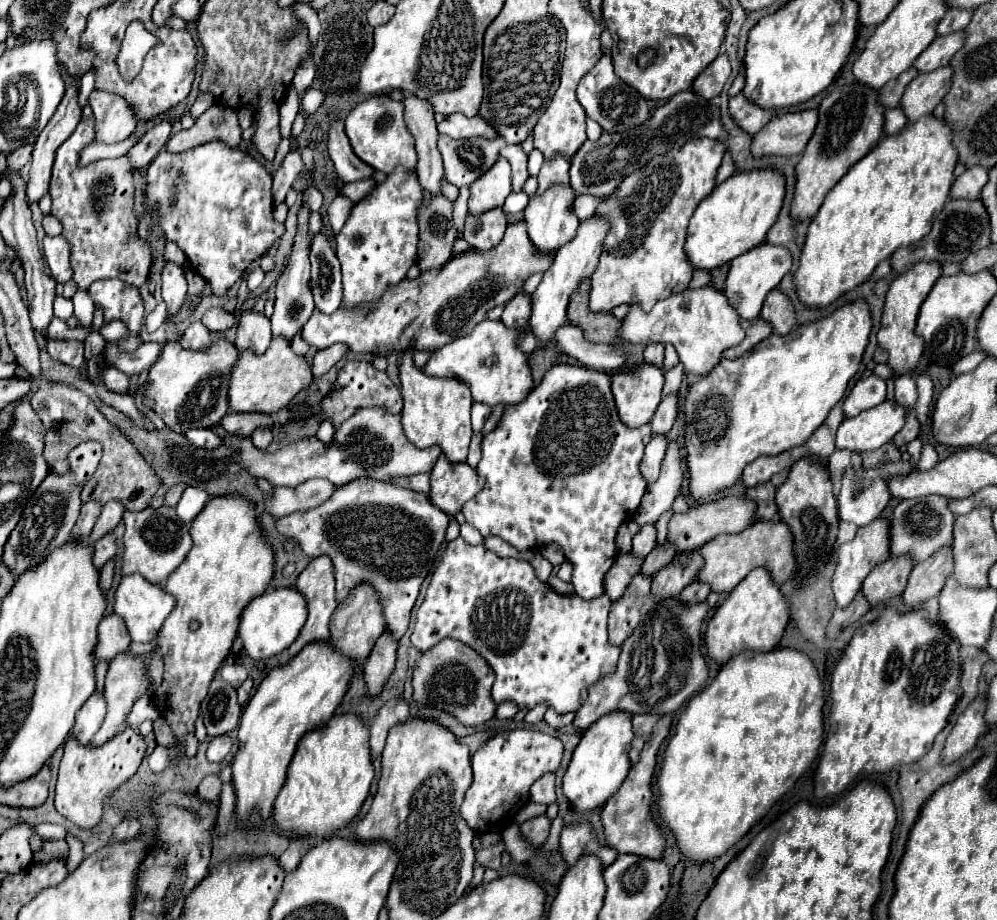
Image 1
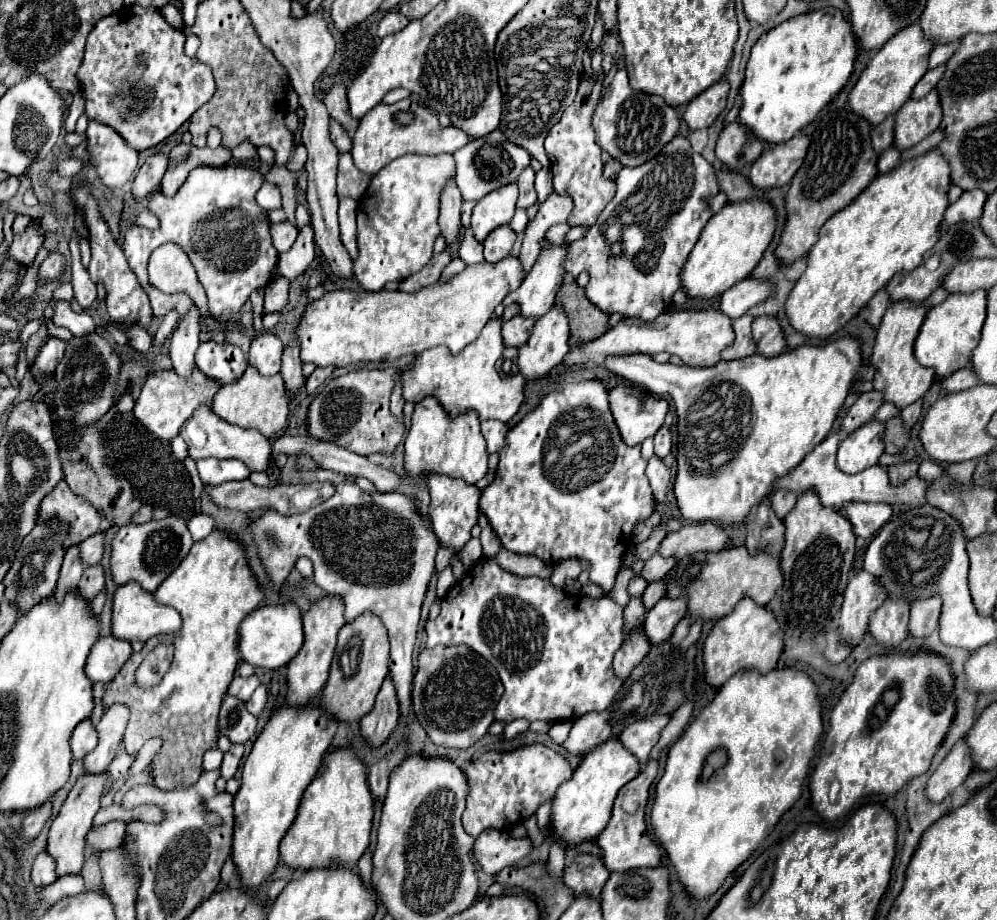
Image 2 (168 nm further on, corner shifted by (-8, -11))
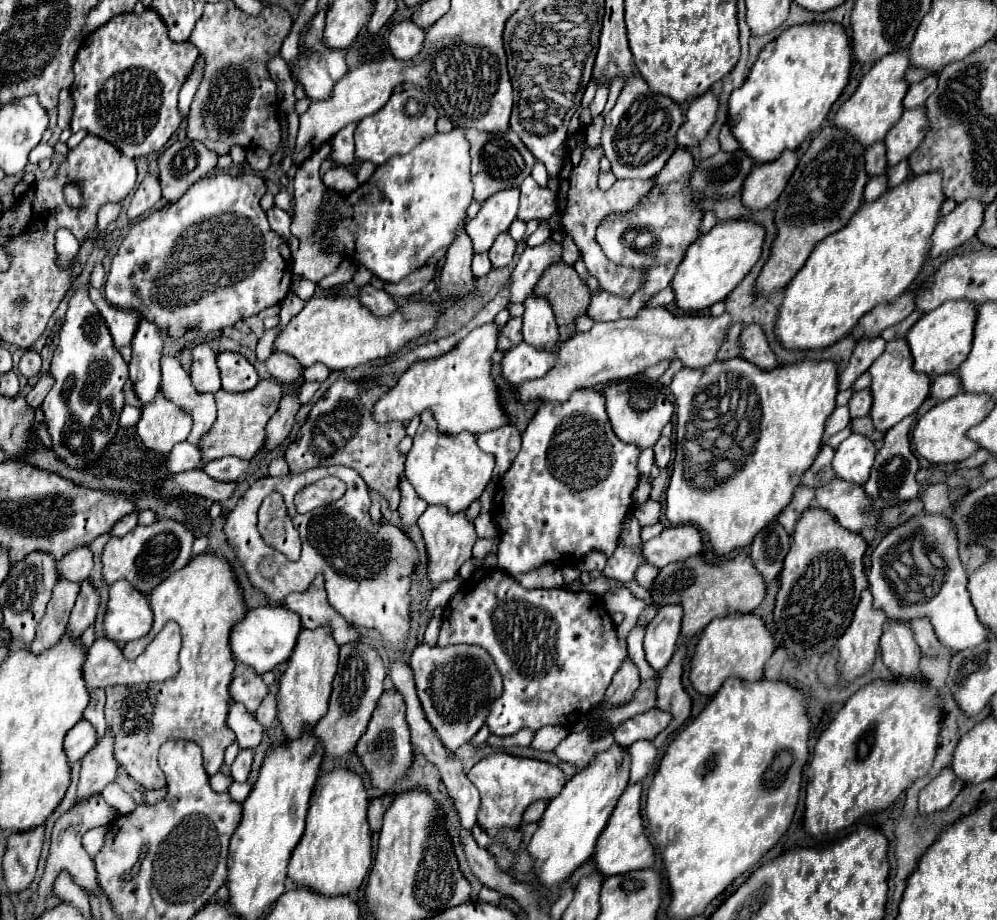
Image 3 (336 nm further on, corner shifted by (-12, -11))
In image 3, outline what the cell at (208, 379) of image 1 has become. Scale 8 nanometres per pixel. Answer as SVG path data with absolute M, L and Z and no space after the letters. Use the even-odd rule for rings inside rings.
M159 389L159 395L155 395L155 399L151 403L143 405L141 419L137 423L137 433L143 441L143 445L153 451L159 451L163 455L169 455L175 443L185 441L189 429L191 429L191 417L187 415L187 411L183 411L181 407L175 407L175 403L171 403L169 399L163 399L161 389Z

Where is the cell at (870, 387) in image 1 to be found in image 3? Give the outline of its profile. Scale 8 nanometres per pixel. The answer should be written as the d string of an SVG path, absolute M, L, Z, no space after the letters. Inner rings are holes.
M869 389L855 391L853 397L851 397L851 401L849 401L849 413L851 413L851 419L869 415L871 405L873 405L873 397L871 397L871 391L869 391Z

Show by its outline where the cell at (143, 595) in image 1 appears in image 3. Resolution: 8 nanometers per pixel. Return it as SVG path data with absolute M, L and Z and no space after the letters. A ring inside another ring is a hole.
M117 581L109 589L109 603L105 613L105 633L113 641L135 641L151 631L153 615L149 599L131 583Z

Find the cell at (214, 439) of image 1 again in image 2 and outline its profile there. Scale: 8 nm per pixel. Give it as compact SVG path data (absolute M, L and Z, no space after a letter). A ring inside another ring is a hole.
M199 459L197 469L201 481L205 483L223 483L231 479L247 479L251 475L249 467L239 459Z

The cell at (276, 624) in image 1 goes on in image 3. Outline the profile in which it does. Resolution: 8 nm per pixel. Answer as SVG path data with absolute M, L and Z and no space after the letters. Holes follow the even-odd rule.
M257 607L247 611L245 619L239 621L231 631L231 651L235 659L249 665L257 673L265 673L275 669L277 665L289 661L291 651L295 647L297 635L301 631L301 619L287 607Z

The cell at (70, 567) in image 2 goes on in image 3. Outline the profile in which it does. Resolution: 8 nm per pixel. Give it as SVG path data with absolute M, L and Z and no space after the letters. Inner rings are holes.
M59 579L59 583L53 587L53 597L47 605L47 613L41 619L37 635L29 647L35 655L47 651L61 639L63 631L67 629L67 615L75 605L79 587L81 587L79 583L71 583L67 579Z

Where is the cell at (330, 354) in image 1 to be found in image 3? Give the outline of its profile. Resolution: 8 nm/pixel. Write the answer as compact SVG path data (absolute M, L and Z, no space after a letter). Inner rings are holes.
M305 381L303 385L301 385L301 393L299 393L299 399L301 399L301 403L307 403L311 397L313 397L313 393L319 389L319 381Z

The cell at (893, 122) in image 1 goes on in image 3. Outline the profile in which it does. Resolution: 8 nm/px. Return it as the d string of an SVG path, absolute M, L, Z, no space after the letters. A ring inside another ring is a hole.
M883 173L883 175L875 175L875 179L869 179L869 183L867 183L867 187L865 187L865 193L863 193L863 197L865 197L865 201L873 201L873 199L877 199L879 195L883 195L885 191L887 191L887 173Z

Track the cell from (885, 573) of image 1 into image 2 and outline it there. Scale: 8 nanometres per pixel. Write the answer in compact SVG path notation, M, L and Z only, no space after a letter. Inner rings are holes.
M887 599L879 611L871 615L869 633L875 637L879 645L885 649L897 649L901 641L907 639L909 629L909 603L903 603L899 599Z

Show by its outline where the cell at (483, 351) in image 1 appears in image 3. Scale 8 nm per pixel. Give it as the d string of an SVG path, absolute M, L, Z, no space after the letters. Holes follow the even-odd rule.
M487 323L473 329L447 355L413 363L411 371L403 373L399 383L375 403L375 419L379 423L409 421L429 407L439 423L439 431L449 435L457 435L461 431L479 435L507 425L509 417L501 405L499 387L491 375L491 355L497 351L497 339L499 327L495 323Z

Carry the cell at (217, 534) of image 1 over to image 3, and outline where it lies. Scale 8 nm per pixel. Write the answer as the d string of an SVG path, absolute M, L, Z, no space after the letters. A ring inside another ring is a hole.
M211 551L193 557L187 567L159 583L149 603L155 615L153 629L139 641L129 643L123 653L125 657L137 657L167 621L175 621L183 637L179 675L153 685L127 689L107 687L105 719L115 733L115 759L119 765L145 789L161 789L163 773L159 773L157 753L163 741L187 739L197 743L203 749L203 767L207 775L215 775L221 769L225 749L235 741L235 733L225 723L231 701L229 683L235 669L229 633L247 613L247 605L229 561Z

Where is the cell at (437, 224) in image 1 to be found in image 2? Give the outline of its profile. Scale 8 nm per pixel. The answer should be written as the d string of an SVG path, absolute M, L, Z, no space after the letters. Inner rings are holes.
M445 249L445 251L439 253L439 255L433 255L431 261L429 261L419 273L415 273L415 275L407 277L405 281L401 281L397 289L411 293L411 291L419 291L419 289L423 289L423 287L429 287L429 285L437 283L441 271L449 265L449 261L451 261L449 249Z

